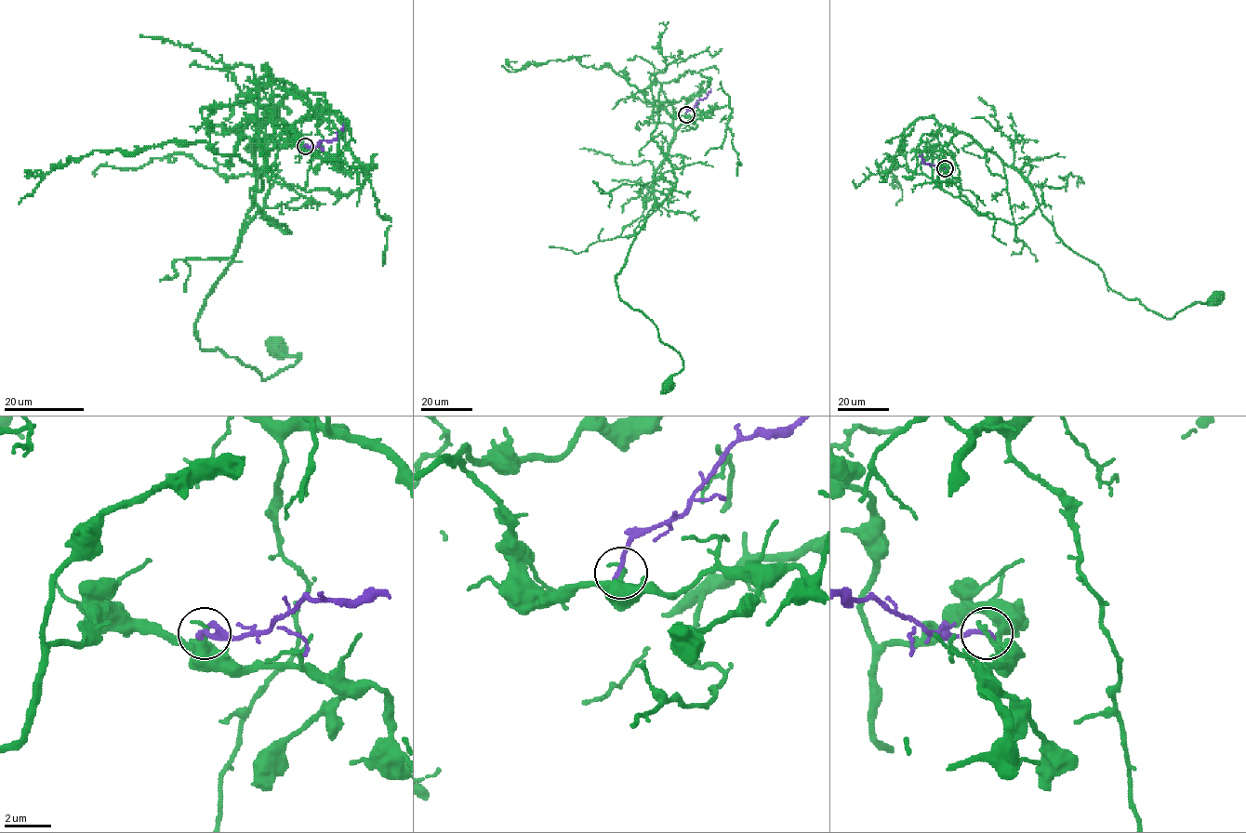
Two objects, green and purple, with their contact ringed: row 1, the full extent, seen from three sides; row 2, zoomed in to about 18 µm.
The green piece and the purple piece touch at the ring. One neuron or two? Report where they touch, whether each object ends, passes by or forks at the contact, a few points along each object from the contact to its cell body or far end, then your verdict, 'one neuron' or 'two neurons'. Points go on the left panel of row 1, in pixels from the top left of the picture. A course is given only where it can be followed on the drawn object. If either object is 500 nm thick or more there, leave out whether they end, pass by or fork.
at (305, 146); green ends there; purple ends there; green runs (305, 147), (280, 148), (250, 196), (290, 232), (253, 207), (195, 327), (264, 379), (300, 356), (281, 350); purple runs (305, 147), (314, 147), (337, 138), (343, 124); two neurons

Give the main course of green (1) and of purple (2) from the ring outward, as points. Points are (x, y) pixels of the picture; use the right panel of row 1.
1: (945, 168), (934, 182), (979, 215), (1017, 224), (1039, 206), (1106, 285), (1157, 314), (1216, 299)
2: (945, 168), (925, 164), (922, 153)

